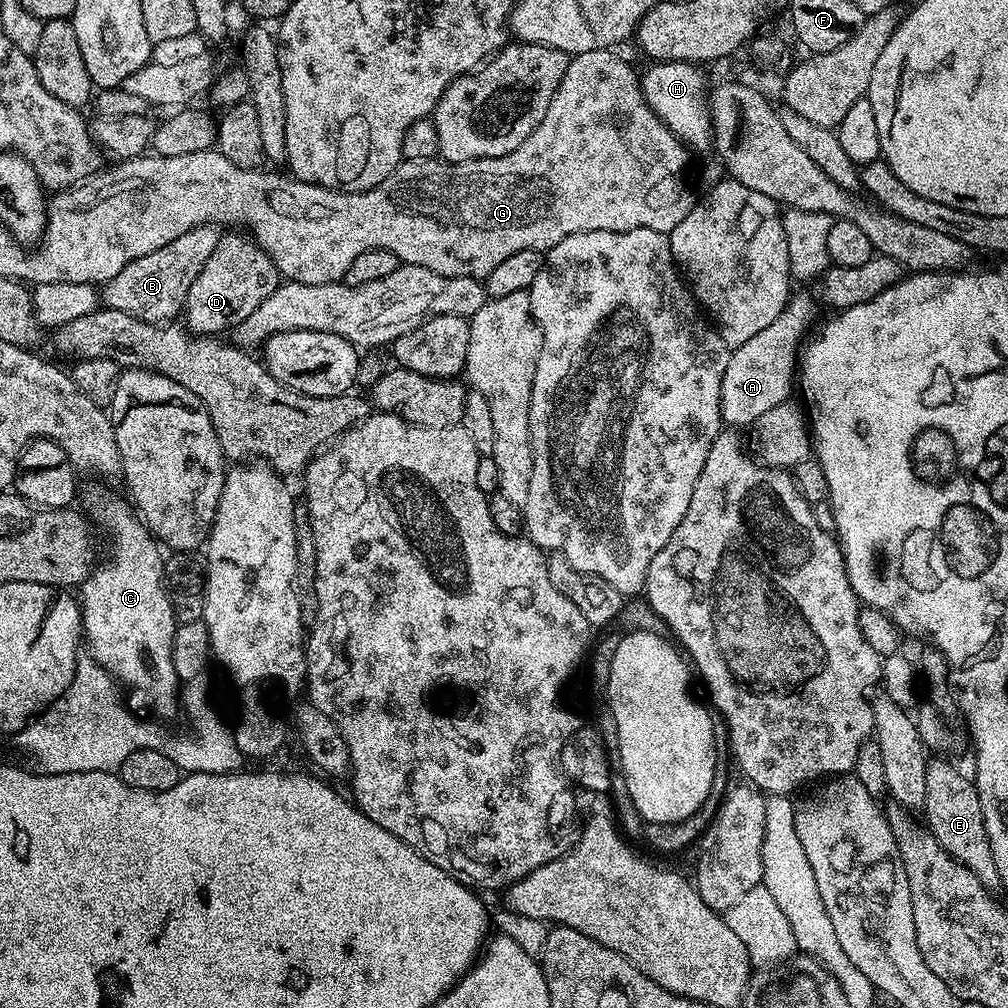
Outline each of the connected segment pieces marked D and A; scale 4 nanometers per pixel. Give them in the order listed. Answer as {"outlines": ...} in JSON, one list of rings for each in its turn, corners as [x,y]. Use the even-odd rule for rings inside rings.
{"outlines":[[[[228,230],[221,235],[218,246],[214,246],[214,254],[210,254],[206,266],[202,266],[202,274],[198,274],[194,286],[190,286],[182,316],[188,319],[188,331],[195,335],[215,337],[224,334],[220,332],[227,328],[228,331],[235,329],[282,283],[280,271],[251,235],[239,236],[236,232],[239,231]]],[[[789,295],[788,305],[778,318],[774,318],[774,322],[770,322],[770,326],[766,326],[766,330],[761,330],[759,334],[754,334],[754,338],[742,342],[742,346],[729,351],[720,395],[720,418],[729,429],[741,430],[747,424],[748,427],[755,425],[756,419],[766,414],[766,410],[774,410],[774,406],[785,403],[791,397],[788,395],[794,392],[794,377],[798,372],[802,345],[817,323],[817,301],[813,300],[808,296]]]]}

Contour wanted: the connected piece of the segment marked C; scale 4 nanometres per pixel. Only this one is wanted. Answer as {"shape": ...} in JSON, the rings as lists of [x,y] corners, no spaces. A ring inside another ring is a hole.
{"shape":[[[100,496],[92,504],[91,519],[104,524],[109,538],[112,539],[113,552],[109,564],[104,564],[101,568],[100,565],[93,567],[92,573],[79,585],[78,603],[82,617],[82,636],[91,656],[129,693],[136,692],[137,702],[142,707],[149,708],[156,715],[153,717],[164,718],[160,716],[172,716],[178,712],[178,705],[182,700],[182,682],[174,670],[172,661],[172,647],[178,621],[170,606],[168,592],[164,589],[165,557],[160,556],[161,549],[152,533],[134,515],[133,505],[121,496]]]}

